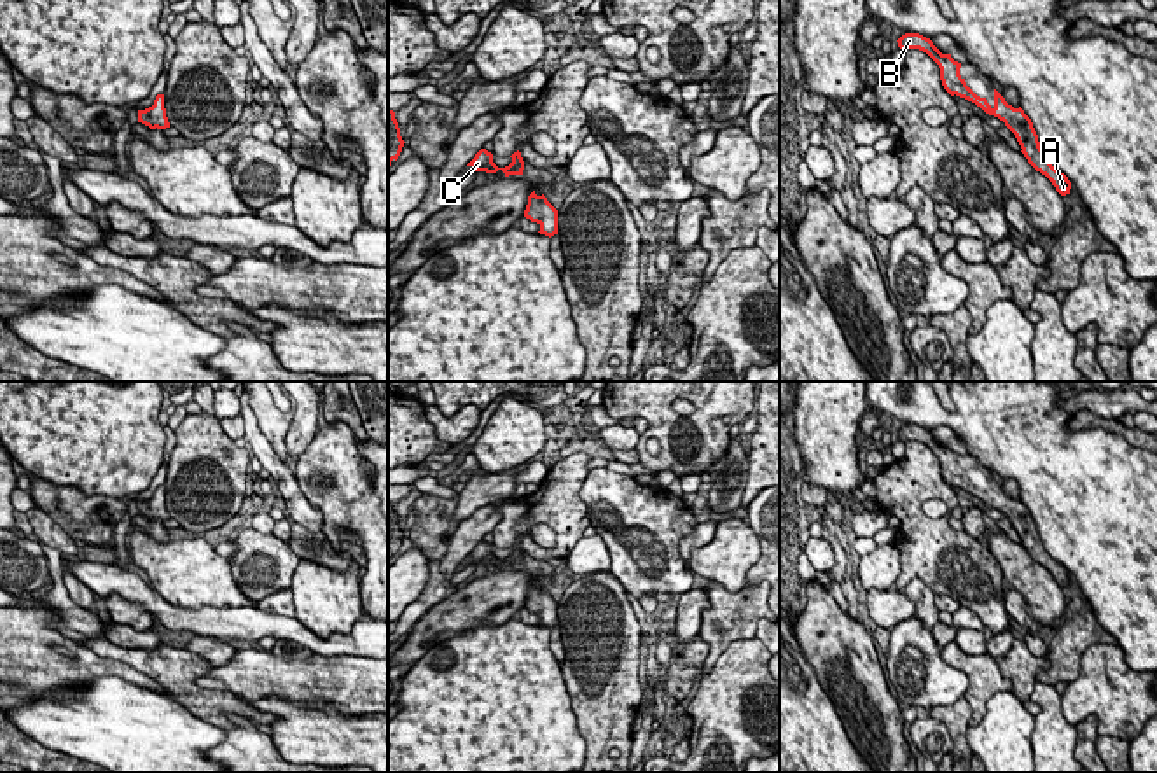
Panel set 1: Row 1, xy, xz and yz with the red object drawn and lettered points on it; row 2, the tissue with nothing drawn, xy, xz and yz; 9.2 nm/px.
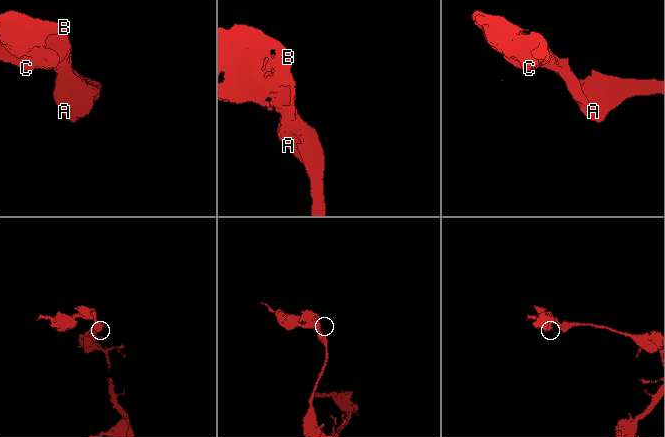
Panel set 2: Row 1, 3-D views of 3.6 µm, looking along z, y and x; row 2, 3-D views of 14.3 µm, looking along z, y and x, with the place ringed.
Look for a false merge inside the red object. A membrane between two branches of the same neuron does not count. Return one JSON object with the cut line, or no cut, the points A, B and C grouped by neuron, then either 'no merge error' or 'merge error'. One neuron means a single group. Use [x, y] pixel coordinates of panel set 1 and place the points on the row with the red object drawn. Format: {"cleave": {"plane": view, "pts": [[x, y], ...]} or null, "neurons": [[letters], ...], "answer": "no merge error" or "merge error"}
{"cleave": null, "neurons": [["A", "B", "C"]], "answer": "no merge error"}

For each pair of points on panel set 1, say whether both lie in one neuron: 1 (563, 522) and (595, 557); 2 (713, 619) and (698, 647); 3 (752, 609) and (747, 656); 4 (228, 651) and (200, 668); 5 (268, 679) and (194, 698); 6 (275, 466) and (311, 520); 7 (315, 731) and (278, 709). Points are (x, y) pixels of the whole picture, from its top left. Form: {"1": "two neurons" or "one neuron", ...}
{"1": "two neurons", "2": "two neurons", "3": "two neurons", "4": "two neurons", "5": "two neurons", "6": "one neuron", "7": "one neuron"}

